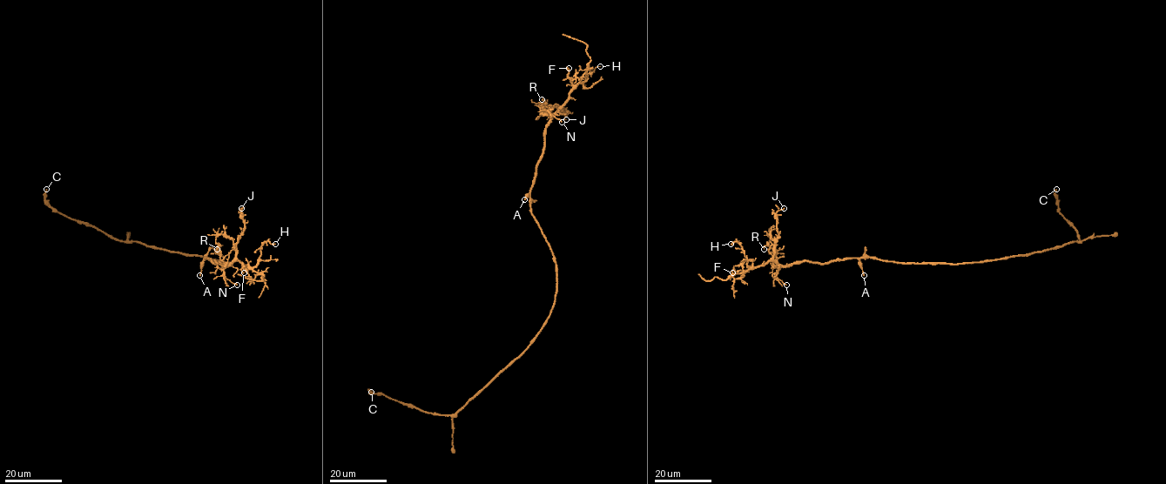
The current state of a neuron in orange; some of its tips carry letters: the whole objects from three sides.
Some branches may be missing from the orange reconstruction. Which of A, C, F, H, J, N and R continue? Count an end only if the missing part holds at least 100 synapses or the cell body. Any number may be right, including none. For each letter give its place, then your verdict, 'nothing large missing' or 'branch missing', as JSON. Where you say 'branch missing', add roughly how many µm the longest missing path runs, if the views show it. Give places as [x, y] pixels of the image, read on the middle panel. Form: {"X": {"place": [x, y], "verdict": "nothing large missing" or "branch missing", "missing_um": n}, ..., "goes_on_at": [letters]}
{"A": {"place": [524, 199], "verdict": "nothing large missing"}, "C": {"place": [371, 392], "verdict": "nothing large missing"}, "F": {"place": [569, 68], "verdict": "nothing large missing"}, "H": {"place": [600, 66], "verdict": "nothing large missing"}, "J": {"place": [566, 119], "verdict": "nothing large missing"}, "N": {"place": [562, 122], "verdict": "nothing large missing"}, "R": {"place": [542, 99], "verdict": "nothing large missing"}, "goes_on_at": []}

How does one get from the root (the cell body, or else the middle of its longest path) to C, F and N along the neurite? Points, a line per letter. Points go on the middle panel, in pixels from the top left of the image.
C: (556, 274), (554, 306), (535, 339), (454, 413), (427, 413), (371, 392)
F: (556, 274), (556, 258), (531, 212), (530, 188), (542, 152), (544, 130), (572, 88), (566, 69), (569, 68)
N: (556, 274), (556, 258), (531, 212), (530, 188), (542, 152), (544, 130), (550, 117), (548, 113), (562, 122)

